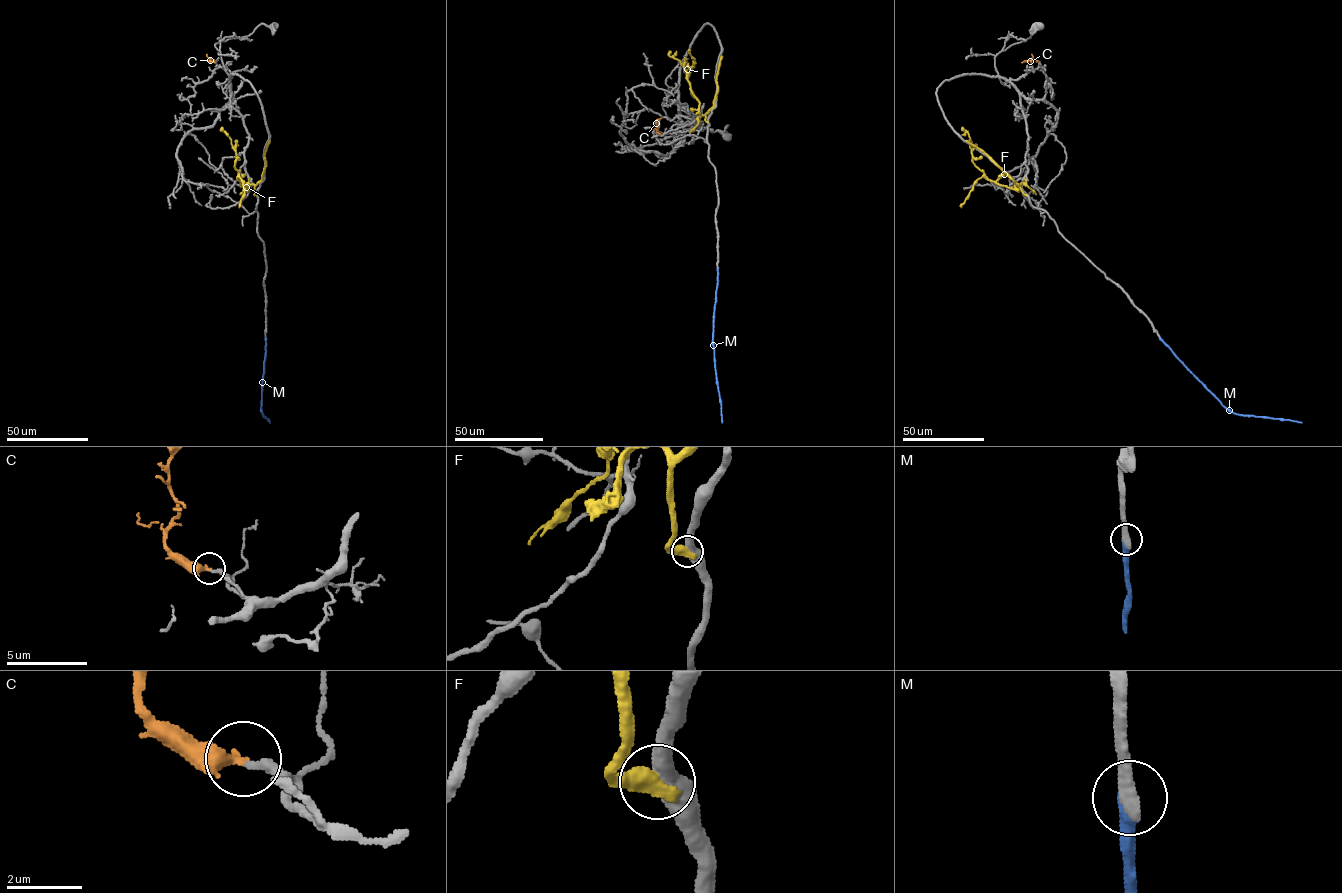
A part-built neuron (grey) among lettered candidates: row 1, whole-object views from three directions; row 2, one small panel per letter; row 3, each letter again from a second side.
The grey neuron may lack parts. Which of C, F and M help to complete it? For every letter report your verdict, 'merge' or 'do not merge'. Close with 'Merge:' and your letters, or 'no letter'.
C: merge
F: do not merge
M: merge
Merge: C, M

